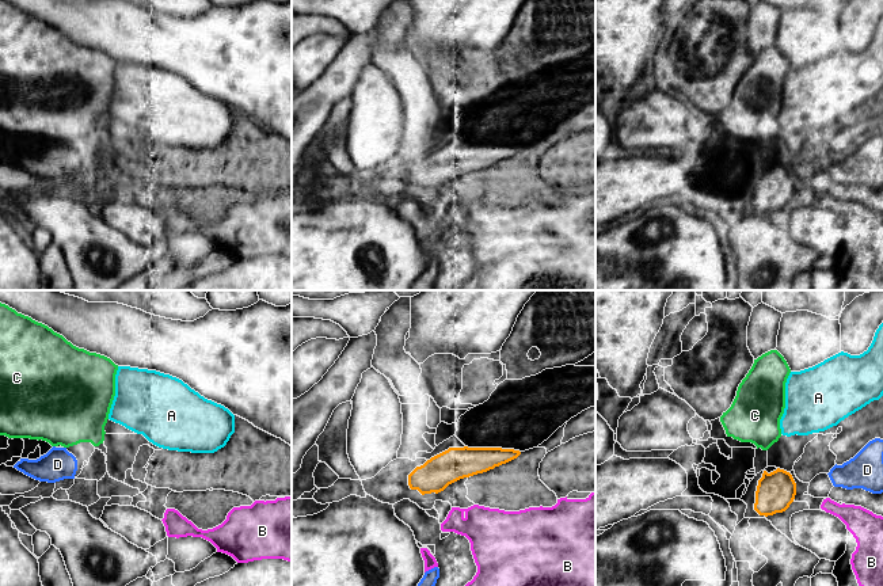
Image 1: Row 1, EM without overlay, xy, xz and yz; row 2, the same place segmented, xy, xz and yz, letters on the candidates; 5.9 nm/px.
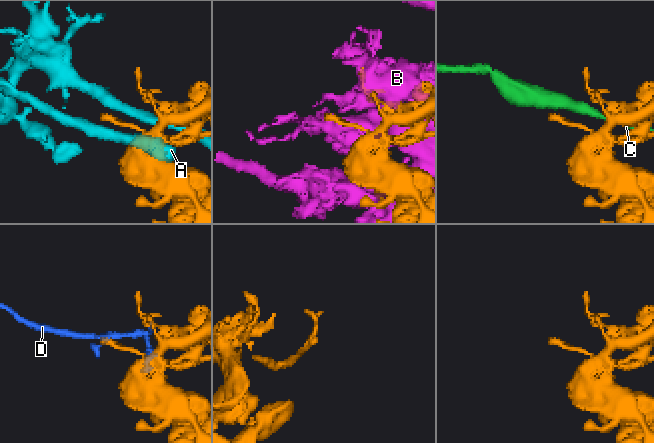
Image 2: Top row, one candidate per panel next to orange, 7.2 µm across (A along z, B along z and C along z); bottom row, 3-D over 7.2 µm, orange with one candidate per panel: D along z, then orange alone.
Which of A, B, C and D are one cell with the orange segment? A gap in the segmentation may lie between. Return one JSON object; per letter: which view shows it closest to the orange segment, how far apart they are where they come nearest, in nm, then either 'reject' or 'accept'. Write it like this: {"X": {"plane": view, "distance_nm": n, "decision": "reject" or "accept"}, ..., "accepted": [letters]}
{"A": {"plane": "yz", "distance_nm": 200, "decision": "reject"}, "B": {"plane": "xz", "distance_nm": 120, "decision": "reject"}, "C": {"plane": "yz", "distance_nm": 130, "decision": "reject"}, "D": {"plane": "yz", "distance_nm": 200, "decision": "accept"}, "accepted": ["D"]}

